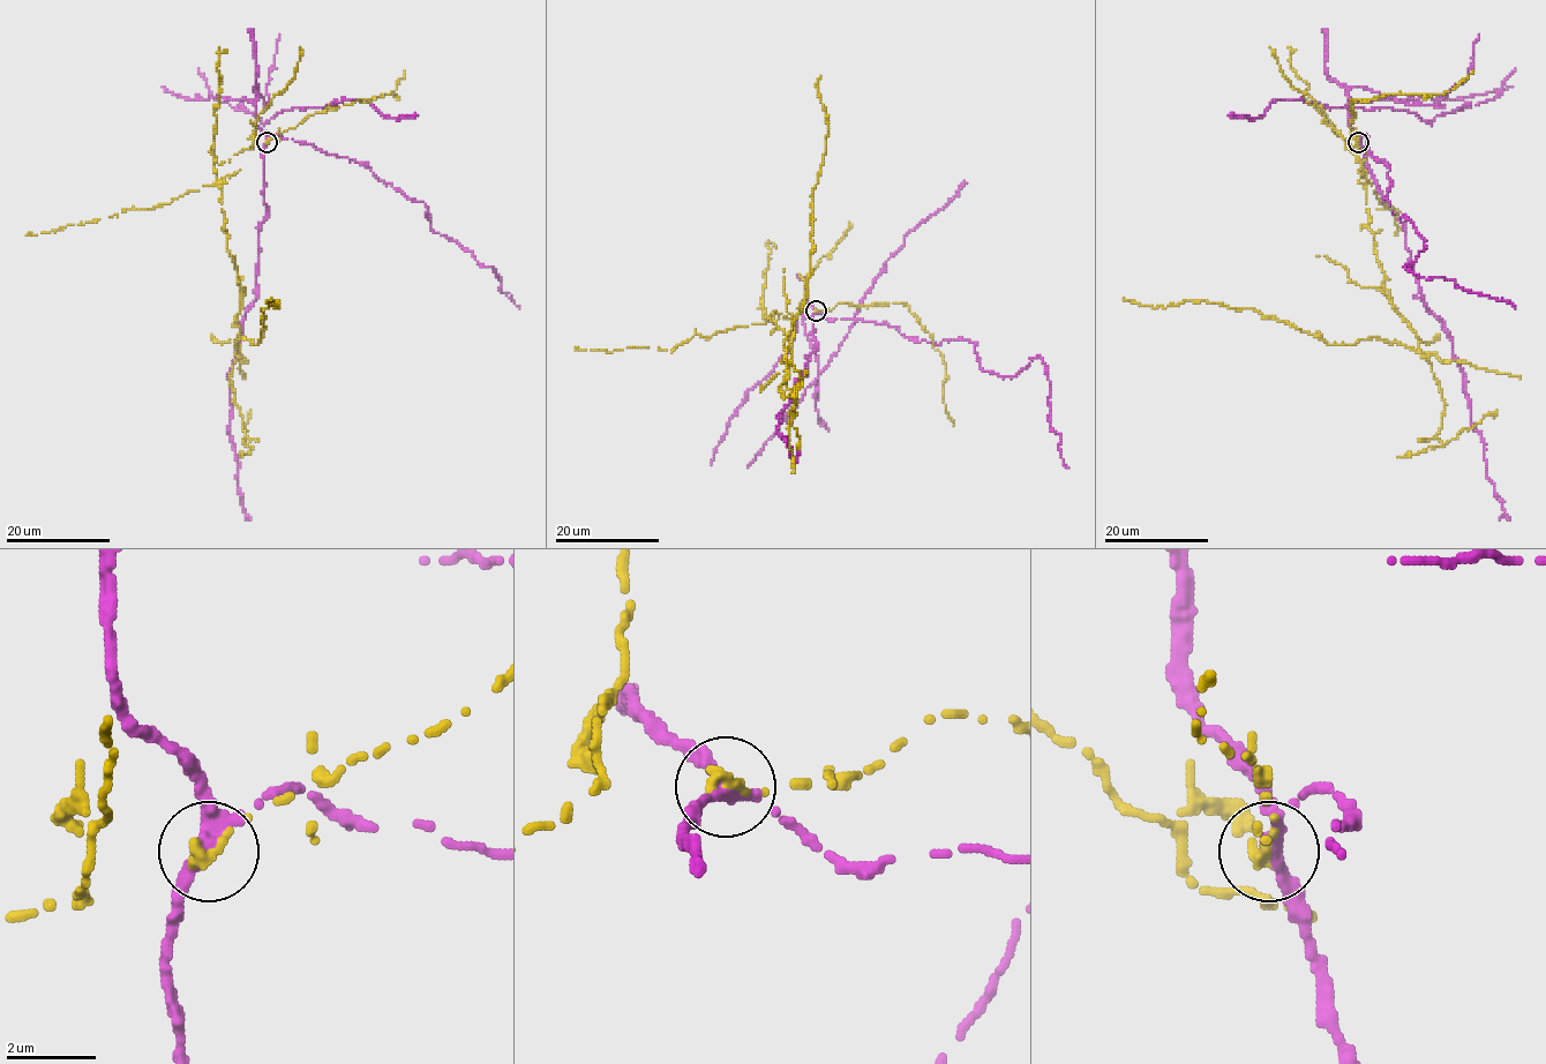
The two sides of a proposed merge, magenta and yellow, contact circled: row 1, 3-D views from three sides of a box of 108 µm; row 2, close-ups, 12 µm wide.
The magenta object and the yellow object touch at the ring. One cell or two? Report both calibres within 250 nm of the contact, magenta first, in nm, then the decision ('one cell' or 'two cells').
320 nm thick on the magenta side, 320 nm on the other; two cells

